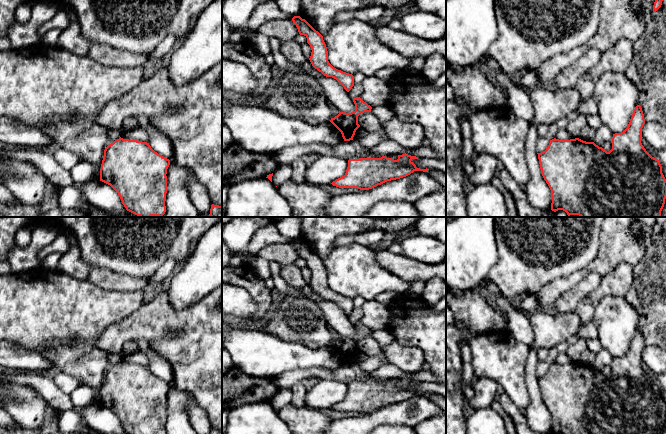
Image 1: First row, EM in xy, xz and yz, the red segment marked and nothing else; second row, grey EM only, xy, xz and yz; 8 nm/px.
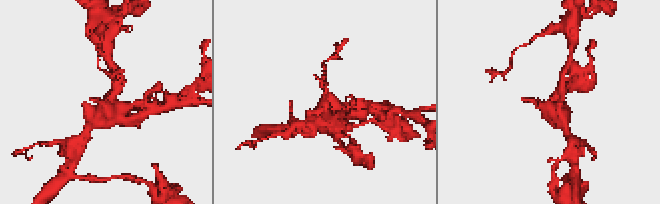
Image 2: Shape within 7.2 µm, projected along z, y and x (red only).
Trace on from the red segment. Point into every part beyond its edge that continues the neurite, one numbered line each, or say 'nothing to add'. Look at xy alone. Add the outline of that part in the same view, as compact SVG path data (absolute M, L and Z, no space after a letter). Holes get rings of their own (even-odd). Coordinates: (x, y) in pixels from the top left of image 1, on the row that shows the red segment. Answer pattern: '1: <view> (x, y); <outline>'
nothing to add

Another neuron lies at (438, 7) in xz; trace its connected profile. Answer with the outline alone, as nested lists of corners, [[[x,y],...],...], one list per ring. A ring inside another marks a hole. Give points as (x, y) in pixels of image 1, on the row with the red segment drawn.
[[[413,0],[417,10],[431,12],[446,19],[446,0]]]

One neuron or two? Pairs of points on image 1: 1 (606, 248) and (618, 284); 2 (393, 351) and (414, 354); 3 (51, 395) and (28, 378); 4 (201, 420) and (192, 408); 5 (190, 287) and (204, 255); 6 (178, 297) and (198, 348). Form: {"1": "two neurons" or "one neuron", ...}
{"1": "two neurons", "2": "one neuron", "3": "one neuron", "4": "one neuron", "5": "one neuron", "6": "two neurons"}

